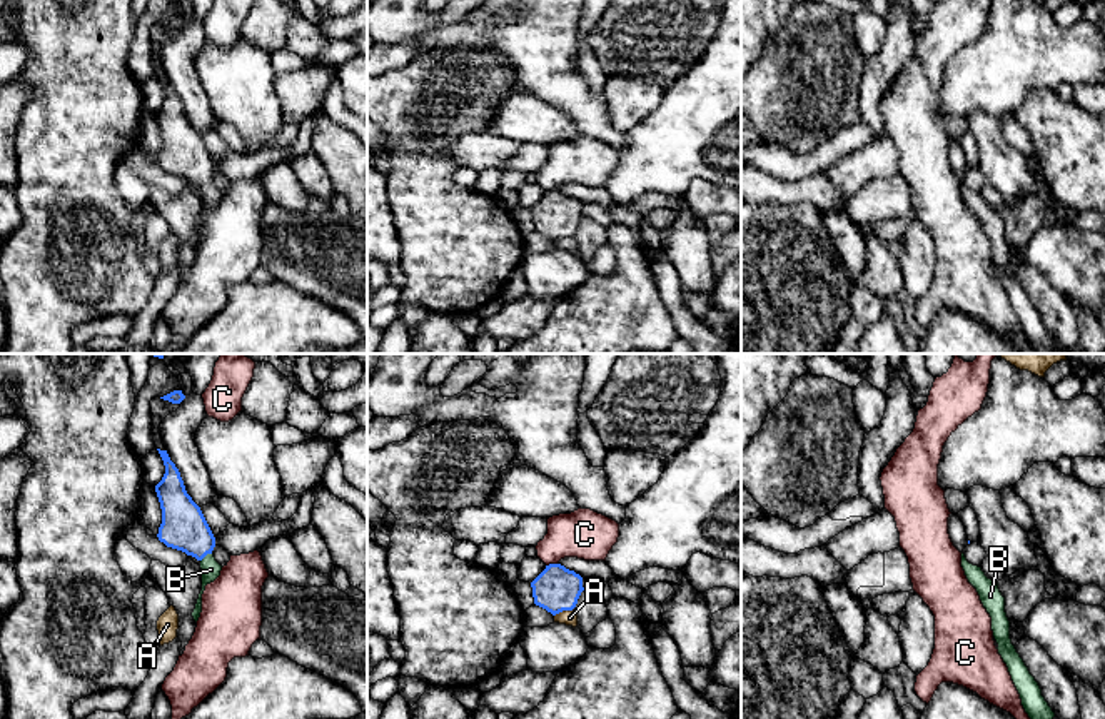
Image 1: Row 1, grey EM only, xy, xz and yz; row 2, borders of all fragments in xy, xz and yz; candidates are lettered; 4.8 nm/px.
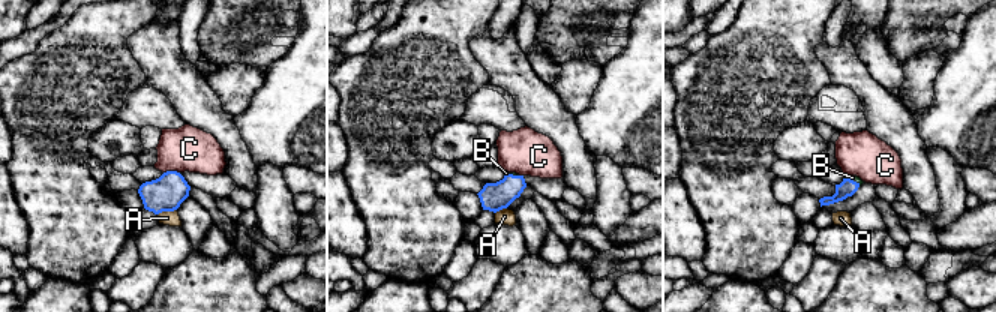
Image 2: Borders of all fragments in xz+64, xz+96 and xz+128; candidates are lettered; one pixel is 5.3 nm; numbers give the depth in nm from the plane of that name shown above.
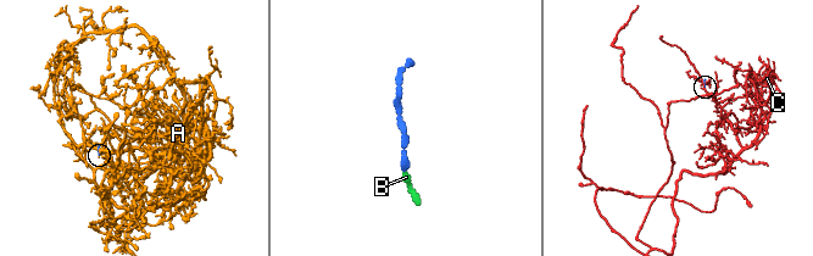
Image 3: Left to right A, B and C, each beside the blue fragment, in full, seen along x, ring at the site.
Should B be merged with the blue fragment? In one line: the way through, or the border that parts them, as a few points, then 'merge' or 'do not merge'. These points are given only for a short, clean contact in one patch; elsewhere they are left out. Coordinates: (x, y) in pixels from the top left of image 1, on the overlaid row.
across xy (184, 527), (206, 554), (211, 569) | merge

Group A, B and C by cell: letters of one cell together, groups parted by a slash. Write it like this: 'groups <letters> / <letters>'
groups A / B / C

